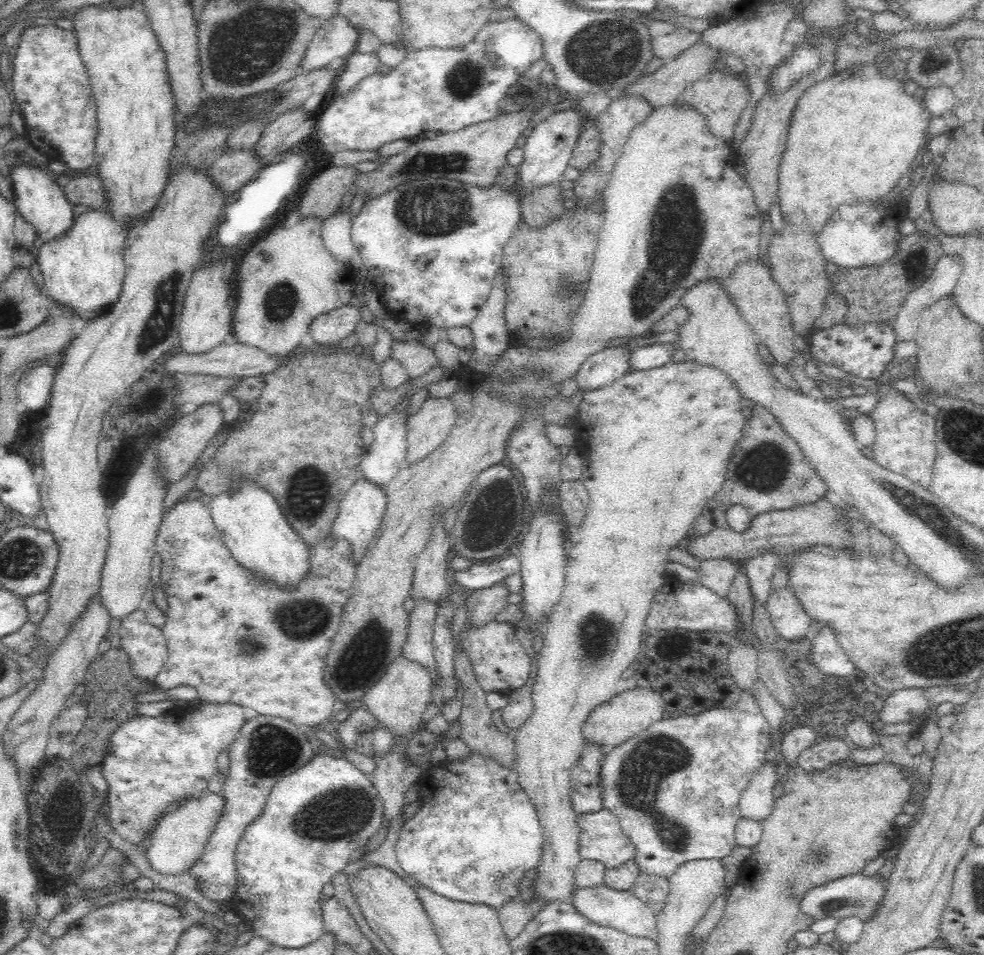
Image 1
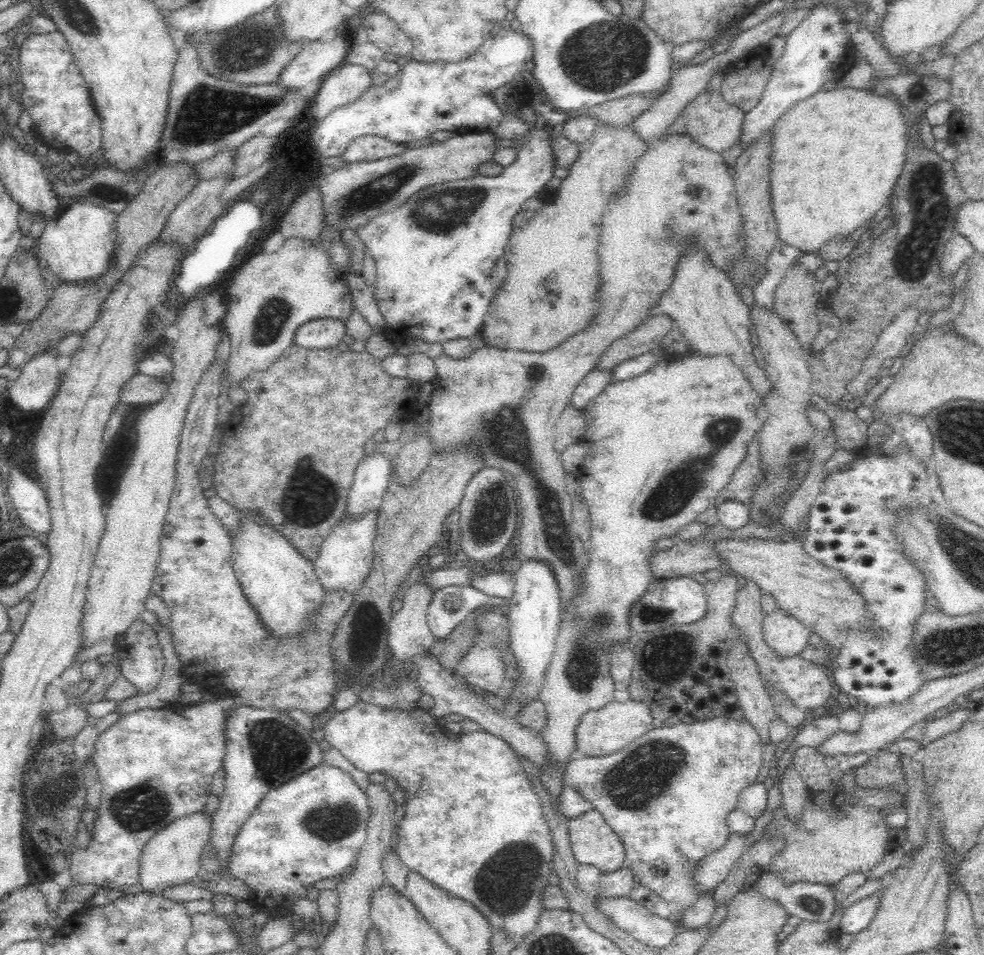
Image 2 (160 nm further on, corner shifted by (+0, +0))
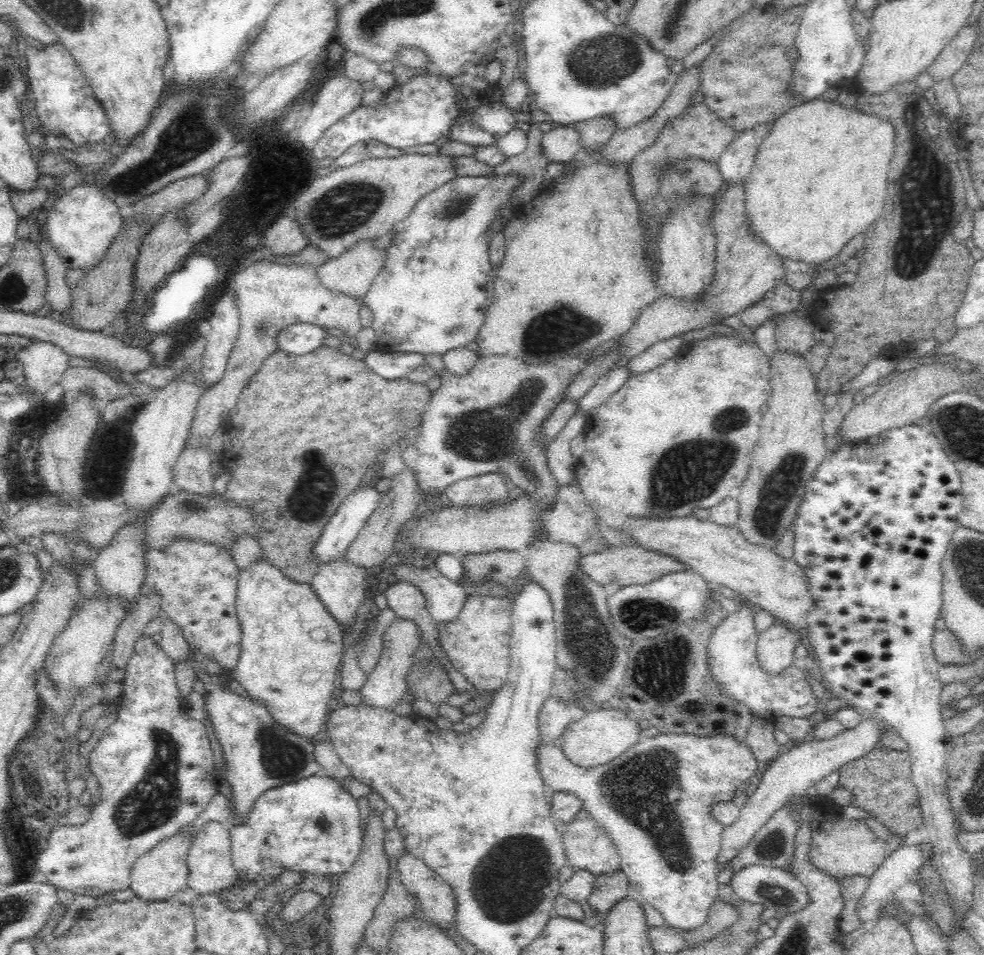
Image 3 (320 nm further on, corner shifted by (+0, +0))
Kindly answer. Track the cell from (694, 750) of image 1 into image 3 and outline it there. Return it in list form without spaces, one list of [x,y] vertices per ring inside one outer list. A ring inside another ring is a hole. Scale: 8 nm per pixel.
[[[731,733],[726,736],[725,734],[714,734],[712,736],[704,736],[704,738],[692,734],[658,734],[655,736],[646,736],[641,738],[640,741],[634,746],[631,746],[626,752],[623,752],[618,758],[614,758],[606,764],[600,766],[592,766],[592,768],[582,768],[572,764],[566,755],[562,752],[559,744],[546,745],[542,743],[542,739],[538,742],[538,771],[542,776],[544,785],[550,793],[566,792],[575,794],[583,804],[583,809],[587,810],[596,822],[602,825],[602,828],[610,835],[610,838],[615,844],[618,851],[621,863],[620,870],[626,873],[629,880],[629,894],[633,899],[643,898],[648,904],[651,904],[658,912],[662,913],[666,927],[679,929],[685,932],[694,931],[701,928],[706,923],[706,918],[710,913],[710,906],[718,897],[718,873],[720,865],[718,865],[718,852],[720,852],[721,836],[724,828],[717,820],[714,820],[711,806],[720,801],[730,801],[736,795],[737,788],[742,783],[749,781],[761,764],[754,758],[751,753],[750,747],[746,744],[745,740],[738,742],[732,738]]]

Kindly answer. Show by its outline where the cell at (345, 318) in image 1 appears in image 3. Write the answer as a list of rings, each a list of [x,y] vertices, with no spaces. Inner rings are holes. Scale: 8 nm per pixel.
[[[296,323],[290,326],[285,326],[277,334],[277,350],[283,350],[288,354],[296,356],[308,354],[323,345],[324,338],[328,337],[324,326],[316,326],[308,323]]]

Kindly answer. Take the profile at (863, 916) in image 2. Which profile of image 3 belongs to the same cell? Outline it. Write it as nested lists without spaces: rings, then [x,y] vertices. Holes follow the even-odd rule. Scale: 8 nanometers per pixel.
[[[920,842],[914,845],[902,845],[886,857],[882,866],[879,866],[878,870],[872,876],[869,876],[868,888],[858,902],[858,919],[861,920],[861,925],[878,918],[881,908],[894,902],[892,897],[899,887],[908,884],[908,882],[914,882],[916,874],[920,872],[920,868],[924,864],[924,860],[930,858],[930,856],[933,856],[931,844]]]

